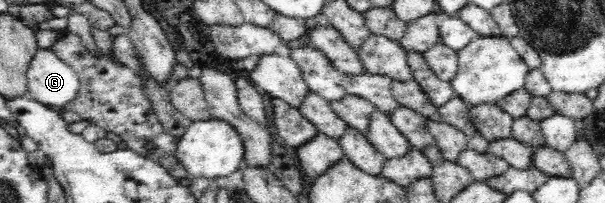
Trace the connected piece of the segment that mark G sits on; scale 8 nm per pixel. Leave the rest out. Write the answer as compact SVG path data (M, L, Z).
M50 48L36 51L26 74L30 98L59 111L76 98L81 86L76 71Z

